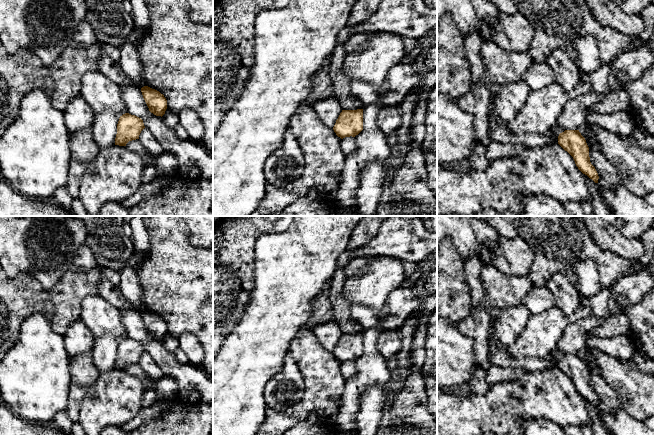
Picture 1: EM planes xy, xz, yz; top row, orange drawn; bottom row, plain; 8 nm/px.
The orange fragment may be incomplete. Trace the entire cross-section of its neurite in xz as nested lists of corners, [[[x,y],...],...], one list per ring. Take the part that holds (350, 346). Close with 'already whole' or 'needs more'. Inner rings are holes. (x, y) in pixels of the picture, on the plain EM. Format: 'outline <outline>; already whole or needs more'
outline [[[363,333],[342,334],[333,354],[341,363],[358,359],[363,354]]]; already whole

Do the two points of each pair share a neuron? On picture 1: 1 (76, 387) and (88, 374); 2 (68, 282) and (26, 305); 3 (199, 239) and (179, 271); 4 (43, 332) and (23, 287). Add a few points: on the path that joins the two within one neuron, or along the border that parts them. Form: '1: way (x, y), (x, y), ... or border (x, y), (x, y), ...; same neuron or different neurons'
1: way (79, 384), (85, 377); same neuron
2: way (60, 293), (37, 297); same neuron
3: border (187, 226), (189, 241), (202, 249); different neurons
4: border (40, 312), (28, 316), (19, 330); different neurons

